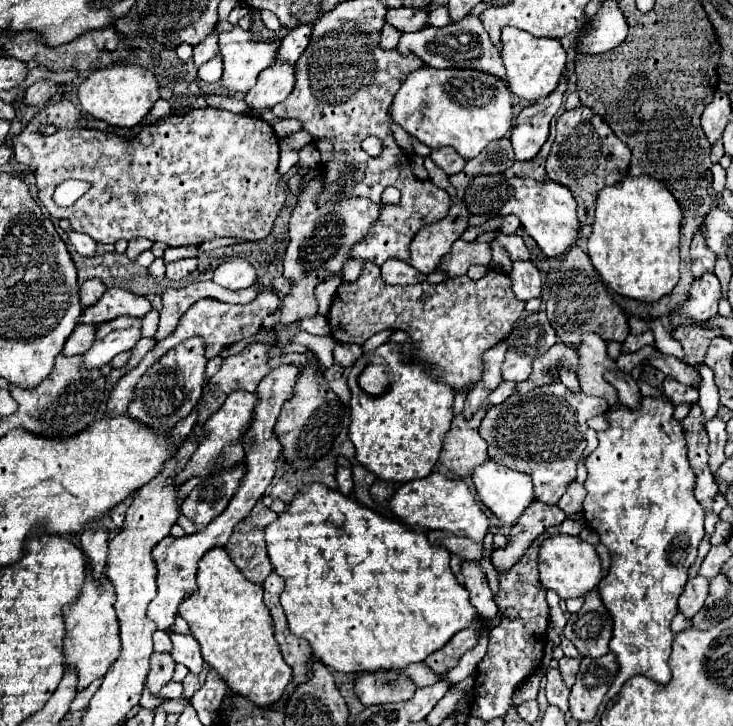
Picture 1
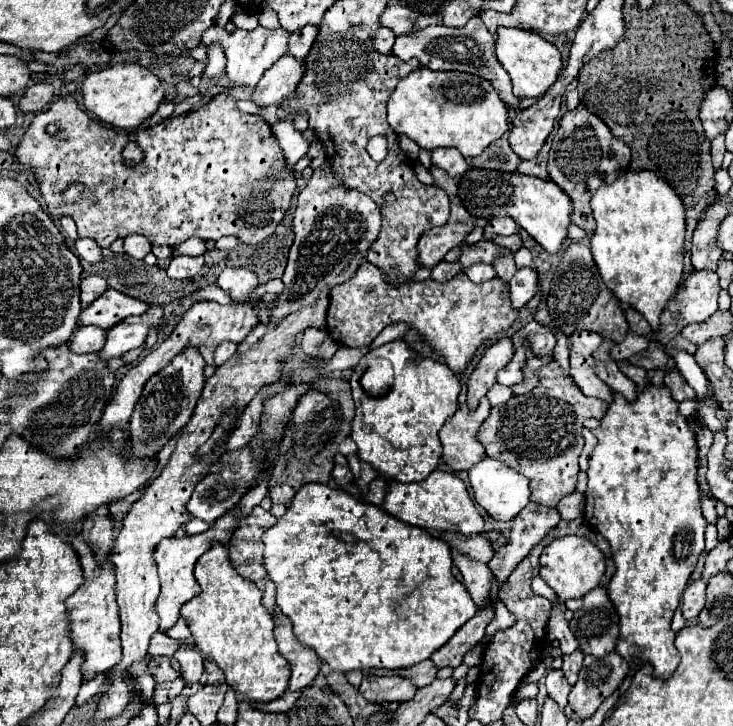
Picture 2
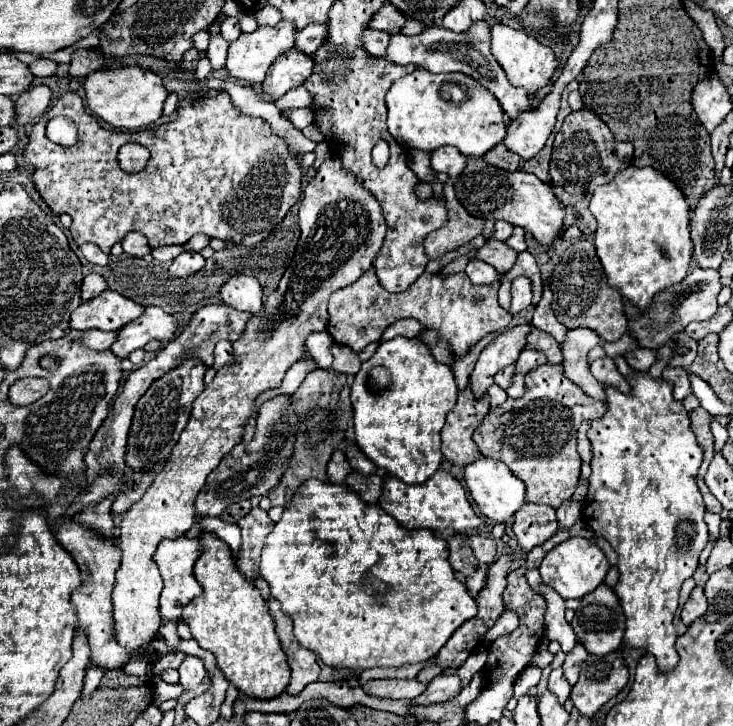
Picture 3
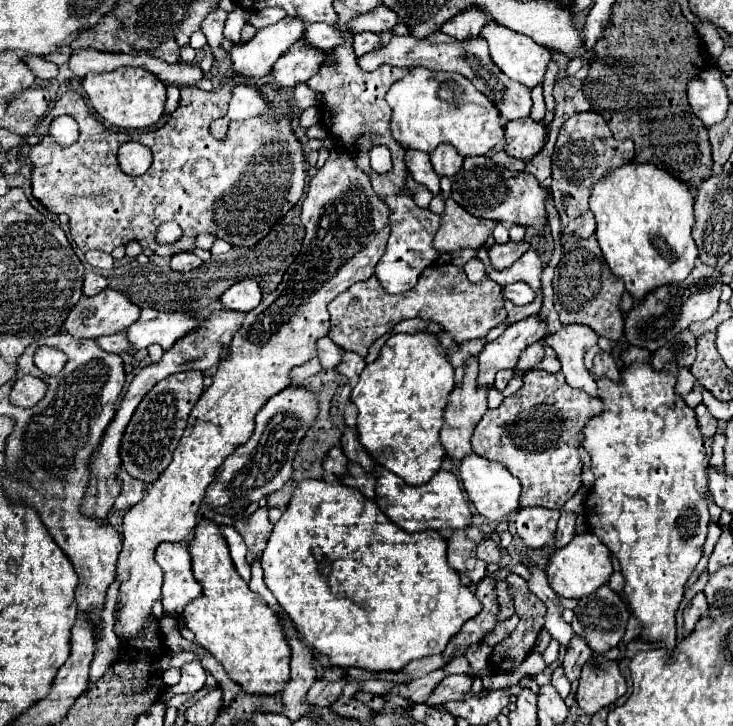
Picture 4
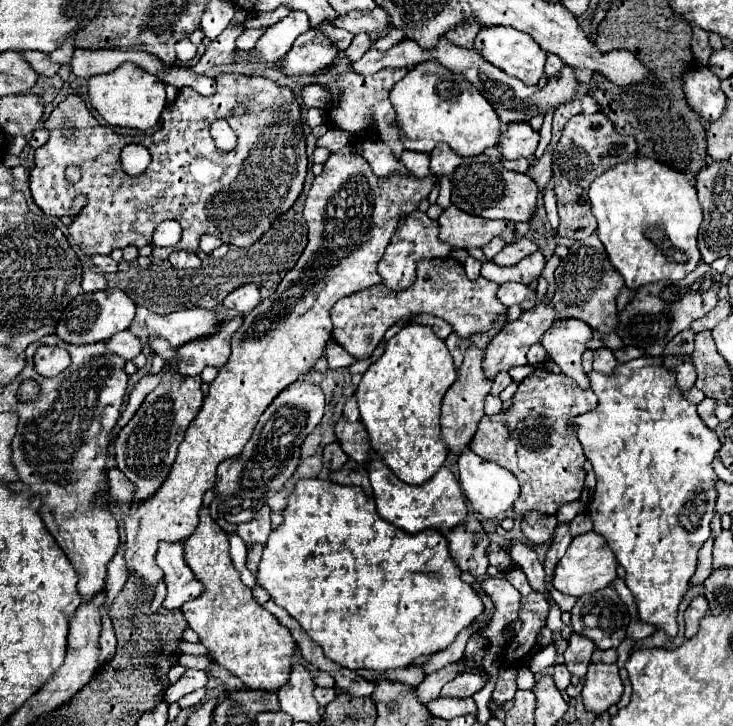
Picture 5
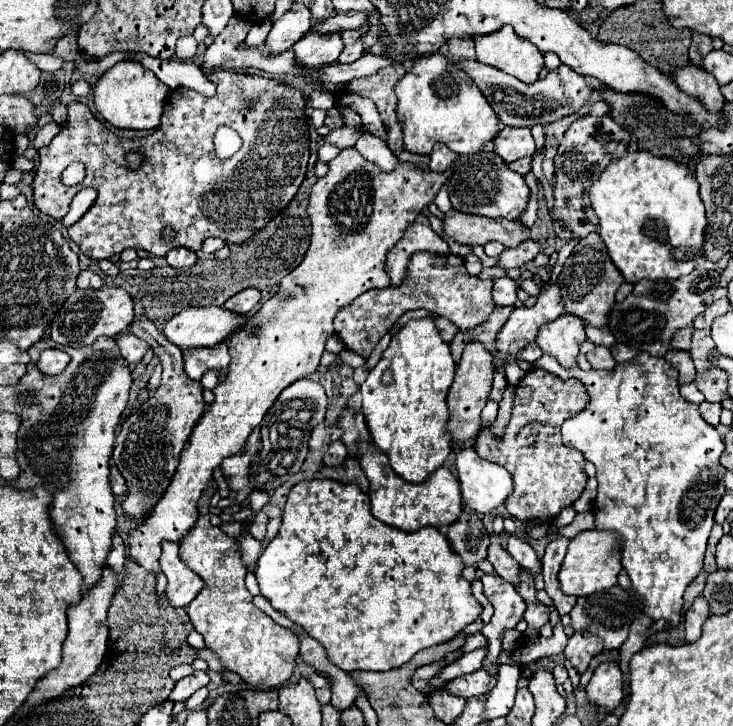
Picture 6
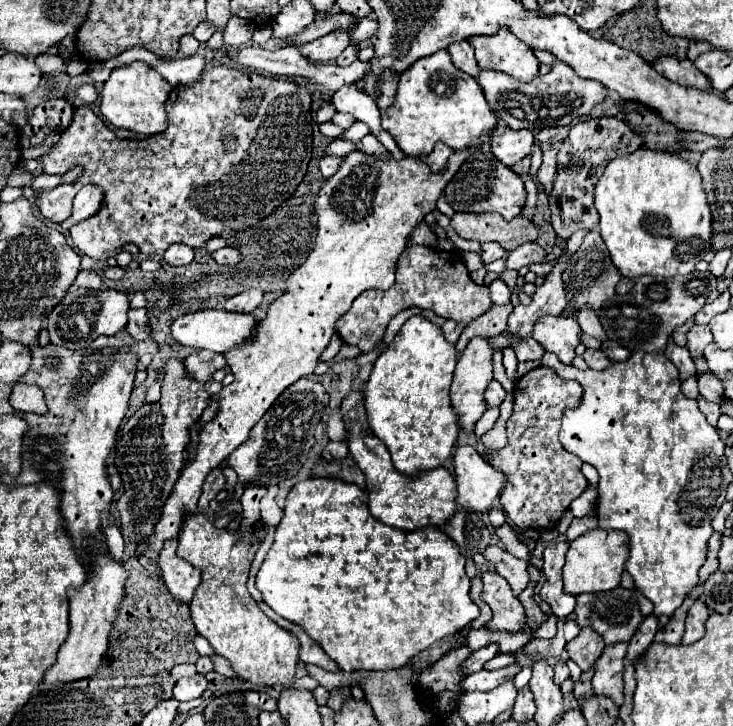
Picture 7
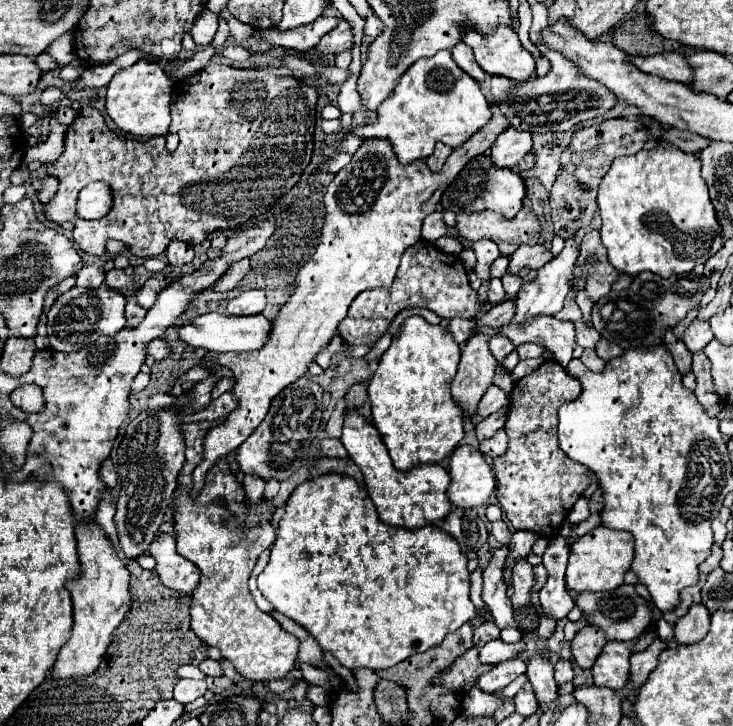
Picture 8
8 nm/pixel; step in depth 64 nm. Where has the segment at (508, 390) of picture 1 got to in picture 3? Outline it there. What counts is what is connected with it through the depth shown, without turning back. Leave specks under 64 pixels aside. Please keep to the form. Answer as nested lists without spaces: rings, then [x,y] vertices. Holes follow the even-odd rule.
[[[492,384],[492,388],[488,388],[488,396],[490,396],[490,406],[498,406],[498,404],[504,404],[508,400],[506,390],[498,388],[496,384]]]

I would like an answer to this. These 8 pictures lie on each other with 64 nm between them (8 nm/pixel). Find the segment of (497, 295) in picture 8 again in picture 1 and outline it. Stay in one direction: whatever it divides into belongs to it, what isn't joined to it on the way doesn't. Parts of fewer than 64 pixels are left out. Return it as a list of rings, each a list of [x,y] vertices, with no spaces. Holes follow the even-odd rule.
[[[514,260],[514,278],[512,278],[512,290],[516,298],[520,300],[530,300],[530,298],[540,298],[542,290],[542,280],[540,272],[534,266],[532,260]]]

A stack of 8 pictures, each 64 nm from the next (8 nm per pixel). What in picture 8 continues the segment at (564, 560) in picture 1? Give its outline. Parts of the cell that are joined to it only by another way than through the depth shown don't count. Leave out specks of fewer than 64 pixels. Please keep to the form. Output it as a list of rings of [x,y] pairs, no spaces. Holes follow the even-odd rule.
[[[598,526],[570,546],[570,560],[566,568],[566,588],[576,594],[614,590],[624,582],[624,572],[630,568],[632,558],[634,558],[634,538],[630,532]]]

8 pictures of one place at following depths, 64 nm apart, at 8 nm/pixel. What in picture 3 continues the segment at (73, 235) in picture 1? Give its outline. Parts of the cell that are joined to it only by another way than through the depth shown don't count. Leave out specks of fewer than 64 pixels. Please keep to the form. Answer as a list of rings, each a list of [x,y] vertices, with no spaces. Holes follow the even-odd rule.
[[[80,244],[80,252],[84,254],[84,258],[96,266],[106,266],[108,264],[108,254],[104,254],[100,248],[96,248],[94,244]]]

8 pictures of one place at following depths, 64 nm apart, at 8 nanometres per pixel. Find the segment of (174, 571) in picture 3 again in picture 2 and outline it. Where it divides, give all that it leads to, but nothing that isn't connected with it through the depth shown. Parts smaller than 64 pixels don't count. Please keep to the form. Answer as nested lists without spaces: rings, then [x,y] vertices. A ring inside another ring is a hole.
[[[232,508],[232,512],[220,520],[216,520],[214,528],[196,534],[196,536],[184,536],[184,538],[164,538],[156,550],[154,550],[154,560],[158,564],[158,576],[160,576],[160,596],[156,600],[156,614],[160,616],[160,624],[176,624],[178,616],[180,616],[180,606],[188,600],[192,600],[196,594],[200,594],[200,586],[194,578],[194,564],[198,562],[198,558],[218,540],[222,544],[226,544],[232,536],[232,528],[240,524],[240,520],[244,518],[244,508]],[[238,510],[238,516],[234,516]]]

